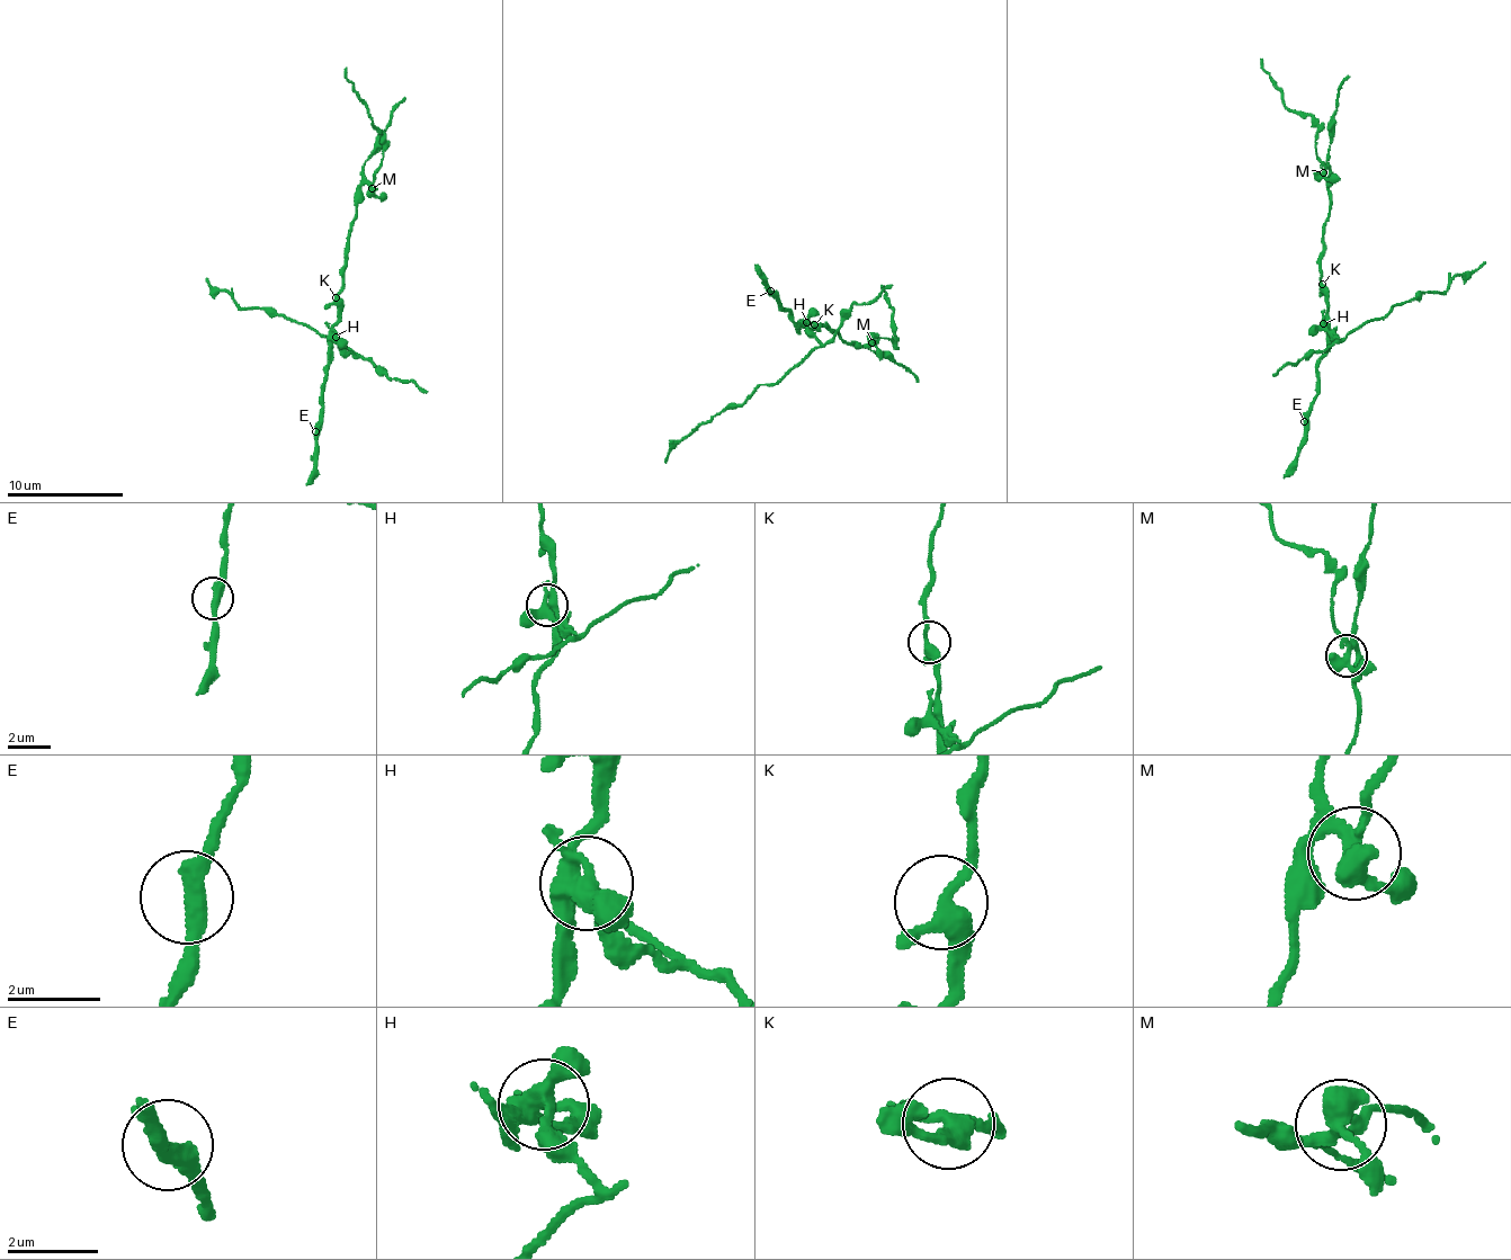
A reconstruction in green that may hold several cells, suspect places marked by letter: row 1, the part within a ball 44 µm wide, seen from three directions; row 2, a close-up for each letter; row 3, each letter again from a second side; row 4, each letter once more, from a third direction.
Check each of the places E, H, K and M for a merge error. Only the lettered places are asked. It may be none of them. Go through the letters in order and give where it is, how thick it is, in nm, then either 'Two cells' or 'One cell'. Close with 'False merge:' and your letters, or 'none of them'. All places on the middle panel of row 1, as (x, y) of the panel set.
E: Place: (770, 291). Thickness 340 nm. One cell
H: Place: (806, 322). Thickness 400 nm. Two cells
K: Place: (814, 324). Thickness 300 nm. One cell
M: Place: (872, 342). Thickness 360 nm. Two cells
False merge: H, M

